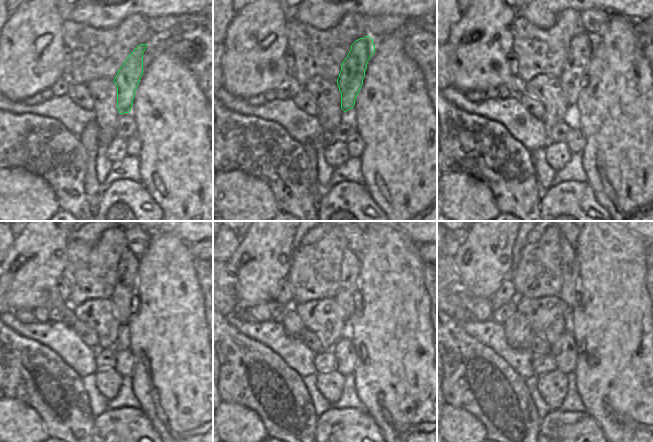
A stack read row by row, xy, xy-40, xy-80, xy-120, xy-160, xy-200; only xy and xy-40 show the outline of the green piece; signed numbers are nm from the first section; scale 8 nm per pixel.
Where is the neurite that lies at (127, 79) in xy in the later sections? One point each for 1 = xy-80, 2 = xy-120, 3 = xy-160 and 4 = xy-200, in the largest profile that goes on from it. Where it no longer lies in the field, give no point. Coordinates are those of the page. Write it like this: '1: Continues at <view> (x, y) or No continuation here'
1: Continues at xy-80 (574, 75)
2: Continues at xy-120 (124, 297)
3: Continues at xy-160 (347, 296)
4: Continues at xy-200 (569, 293).

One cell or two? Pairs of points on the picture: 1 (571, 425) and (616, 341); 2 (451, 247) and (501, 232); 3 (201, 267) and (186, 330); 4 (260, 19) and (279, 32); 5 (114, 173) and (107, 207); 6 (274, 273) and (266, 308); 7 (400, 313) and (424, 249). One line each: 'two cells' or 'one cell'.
1: two cells
2: two cells
3: two cells
4: one cell
5: two cells
6: two cells
7: two cells

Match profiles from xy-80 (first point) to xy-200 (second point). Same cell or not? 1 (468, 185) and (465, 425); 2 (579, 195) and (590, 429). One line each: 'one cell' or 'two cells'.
1: one cell
2: one cell

